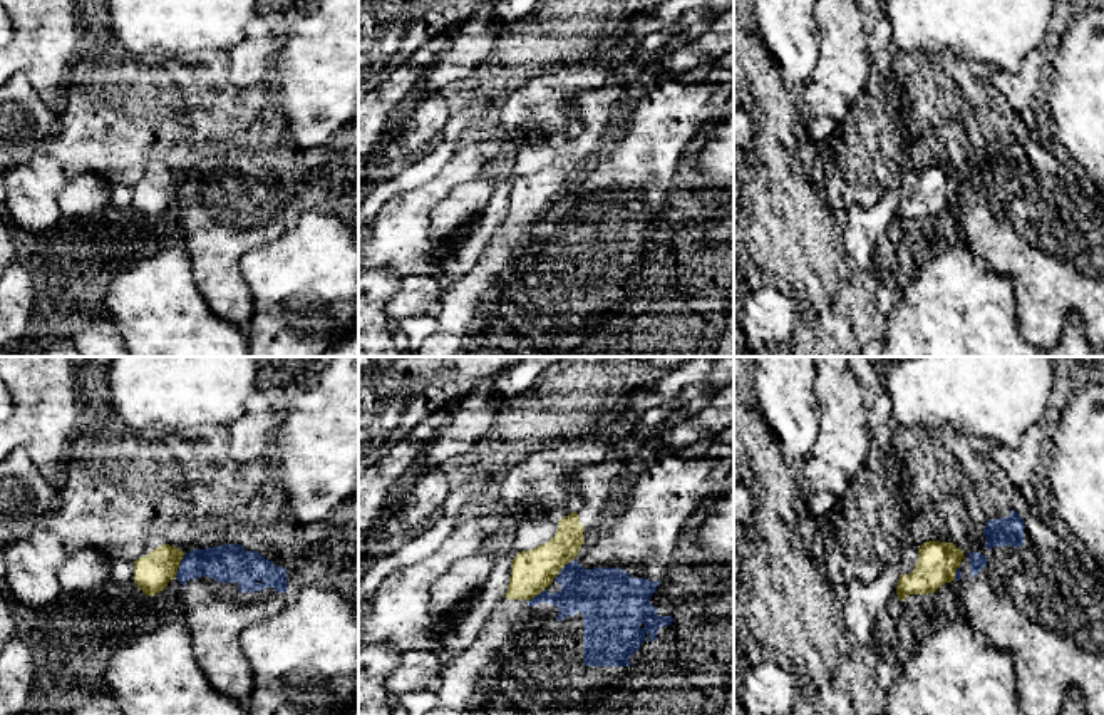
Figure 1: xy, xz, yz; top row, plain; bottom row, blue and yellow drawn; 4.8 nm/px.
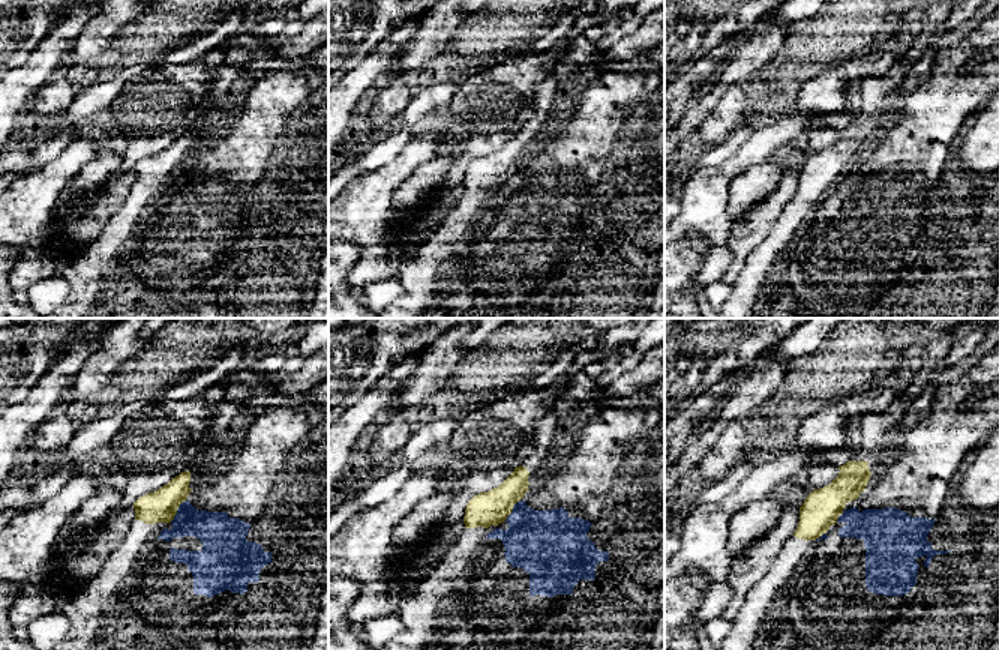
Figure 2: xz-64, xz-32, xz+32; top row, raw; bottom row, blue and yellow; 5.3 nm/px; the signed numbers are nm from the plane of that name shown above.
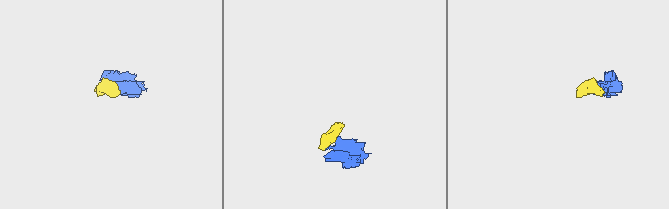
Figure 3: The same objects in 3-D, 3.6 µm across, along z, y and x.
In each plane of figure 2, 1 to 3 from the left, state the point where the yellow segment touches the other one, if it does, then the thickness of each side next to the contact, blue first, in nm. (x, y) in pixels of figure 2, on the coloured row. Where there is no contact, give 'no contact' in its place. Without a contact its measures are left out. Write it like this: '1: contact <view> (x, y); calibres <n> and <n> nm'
1: contact xz-64 (177, 511); calibres 200 and 180 nm
2: contact xz-32 (513, 509); calibres 360 and 190 nm
3: contact xz+32 (839, 517); calibres 240 and 200 nm

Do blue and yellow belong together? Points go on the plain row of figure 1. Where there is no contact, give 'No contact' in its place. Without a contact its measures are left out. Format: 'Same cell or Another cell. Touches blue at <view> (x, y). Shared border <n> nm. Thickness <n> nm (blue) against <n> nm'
Another cell. Touches blue at xz (562, 195). Shared border 160 nm. Thickness 280 nm (blue) against 200 nm

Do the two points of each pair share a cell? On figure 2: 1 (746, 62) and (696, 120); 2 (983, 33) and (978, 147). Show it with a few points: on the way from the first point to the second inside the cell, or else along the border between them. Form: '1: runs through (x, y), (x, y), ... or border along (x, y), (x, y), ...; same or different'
1: runs through (731, 74), (704, 105); same
2: border along (983, 104), (968, 120); different

